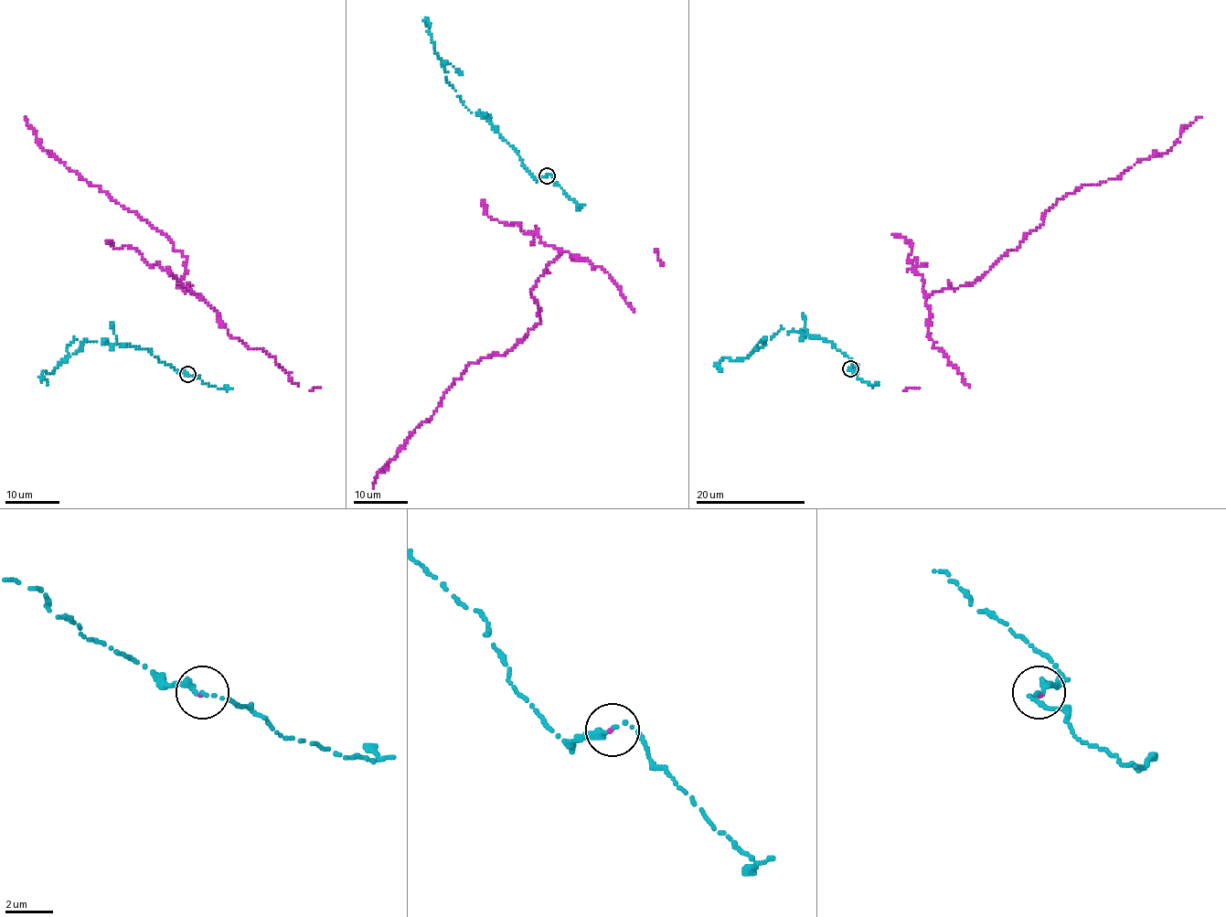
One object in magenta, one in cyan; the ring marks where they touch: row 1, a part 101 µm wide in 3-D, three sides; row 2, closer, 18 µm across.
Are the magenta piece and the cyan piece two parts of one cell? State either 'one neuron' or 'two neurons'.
one neuron

